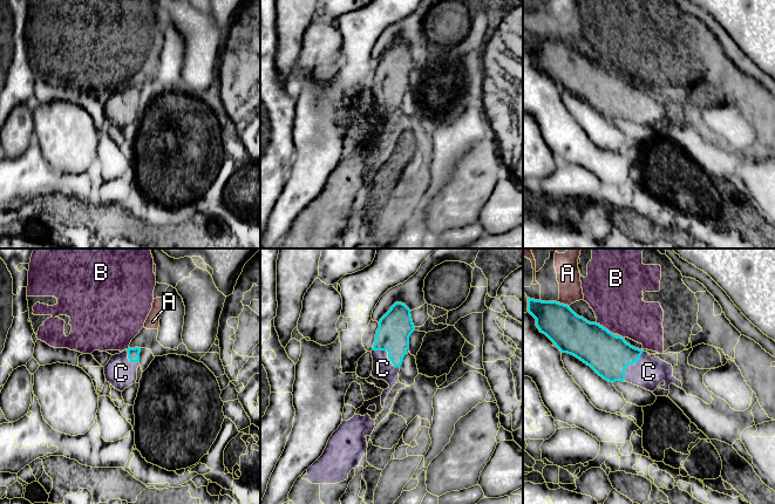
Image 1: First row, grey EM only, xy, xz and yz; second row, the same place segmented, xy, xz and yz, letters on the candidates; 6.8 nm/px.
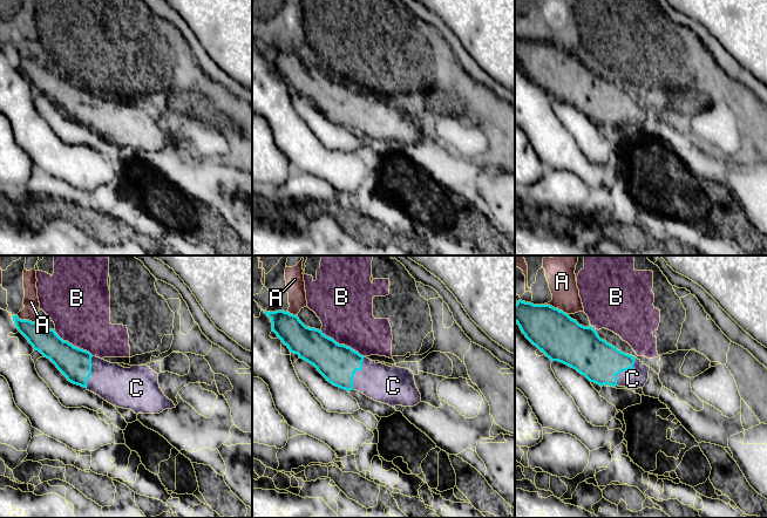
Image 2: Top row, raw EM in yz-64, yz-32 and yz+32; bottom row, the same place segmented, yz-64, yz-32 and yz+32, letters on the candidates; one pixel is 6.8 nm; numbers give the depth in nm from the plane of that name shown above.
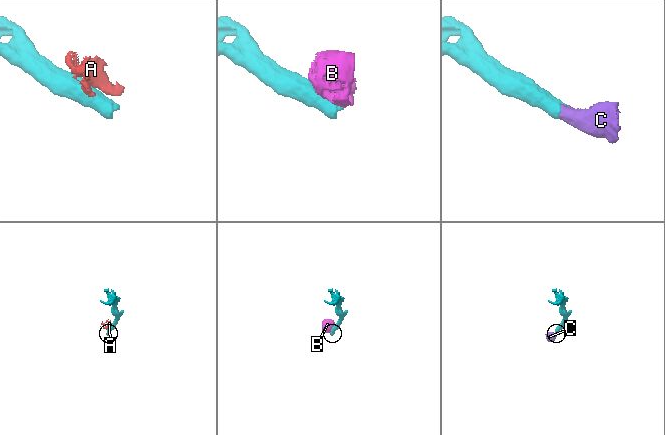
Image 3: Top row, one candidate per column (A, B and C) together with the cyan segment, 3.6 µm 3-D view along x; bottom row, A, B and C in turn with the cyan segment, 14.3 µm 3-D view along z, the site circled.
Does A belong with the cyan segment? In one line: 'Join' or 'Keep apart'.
Keep apart

